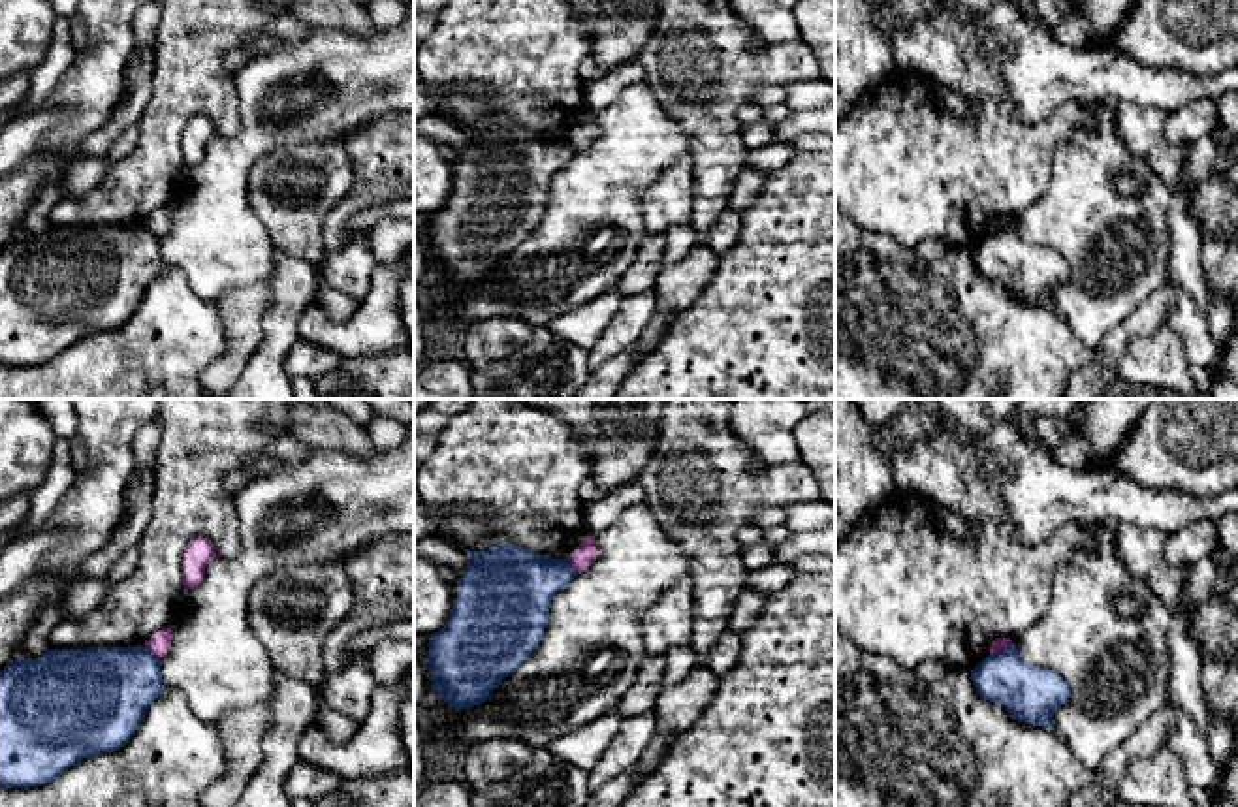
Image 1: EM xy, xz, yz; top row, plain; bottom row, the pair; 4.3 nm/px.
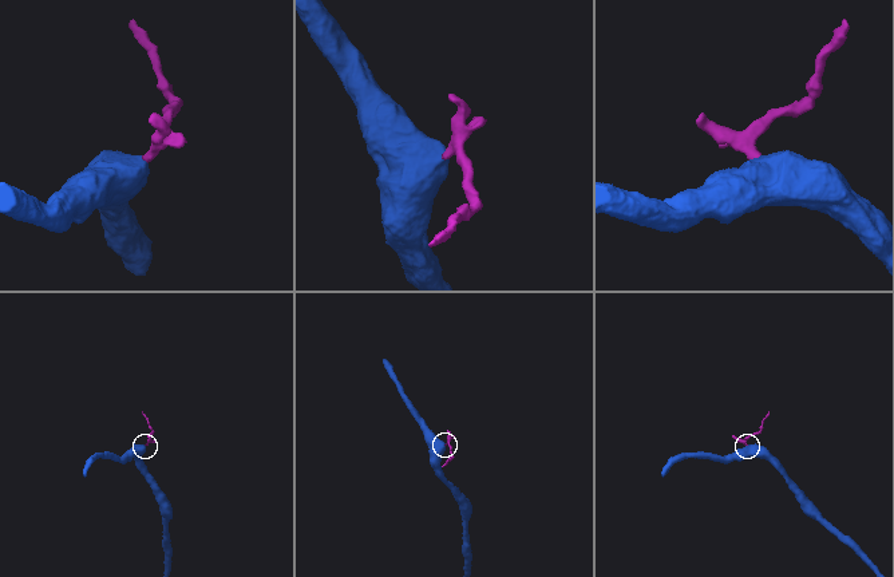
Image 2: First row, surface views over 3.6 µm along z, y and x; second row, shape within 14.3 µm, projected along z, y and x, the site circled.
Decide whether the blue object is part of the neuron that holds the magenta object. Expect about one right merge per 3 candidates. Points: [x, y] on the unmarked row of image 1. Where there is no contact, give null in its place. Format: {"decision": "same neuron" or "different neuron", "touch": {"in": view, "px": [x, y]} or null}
{"decision": "different neuron", "touch": {"in": "yz", "px": [999, 230]}}

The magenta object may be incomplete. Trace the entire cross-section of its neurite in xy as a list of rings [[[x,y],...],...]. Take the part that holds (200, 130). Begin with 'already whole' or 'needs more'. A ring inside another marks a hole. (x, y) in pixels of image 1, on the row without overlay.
already whole; [[[196,115],[188,120],[183,132],[183,166],[194,167],[203,156],[207,143],[216,137],[216,130],[211,119]]]

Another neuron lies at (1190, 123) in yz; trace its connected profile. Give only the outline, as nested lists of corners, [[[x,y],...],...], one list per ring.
[[[1202,98],[1167,115],[1165,130],[1172,145],[1191,145],[1219,126],[1215,100]]]

